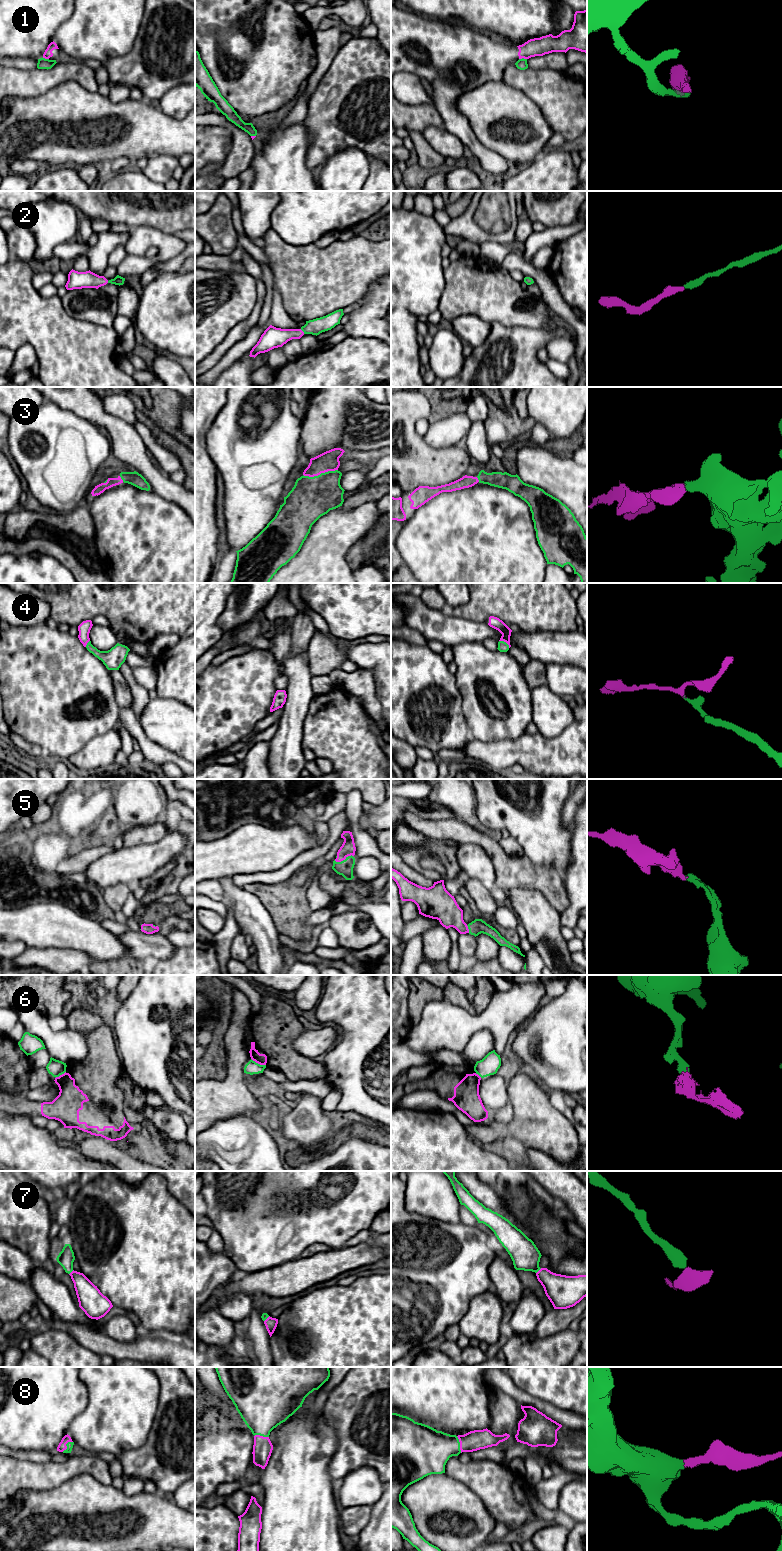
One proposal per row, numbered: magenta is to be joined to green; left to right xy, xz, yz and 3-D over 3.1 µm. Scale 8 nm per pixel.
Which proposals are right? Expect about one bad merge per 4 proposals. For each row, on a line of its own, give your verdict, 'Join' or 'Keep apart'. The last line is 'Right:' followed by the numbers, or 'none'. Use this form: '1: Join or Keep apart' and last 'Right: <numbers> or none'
1: Keep apart
2: Join
3: Join
4: Join
5: Join
6: Keep apart
7: Join
8: Join
Right: 2, 3, 4, 5, 7, 8

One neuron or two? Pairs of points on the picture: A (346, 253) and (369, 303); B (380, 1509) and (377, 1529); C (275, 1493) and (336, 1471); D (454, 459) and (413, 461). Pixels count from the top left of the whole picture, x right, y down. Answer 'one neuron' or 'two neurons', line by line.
A: two neurons
B: one neuron
C: two neurons
D: one neuron

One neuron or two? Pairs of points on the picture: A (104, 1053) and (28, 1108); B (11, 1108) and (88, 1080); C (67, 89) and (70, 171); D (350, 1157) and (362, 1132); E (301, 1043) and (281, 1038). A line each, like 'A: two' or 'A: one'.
A: one
B: one
C: two
D: two
E: two

